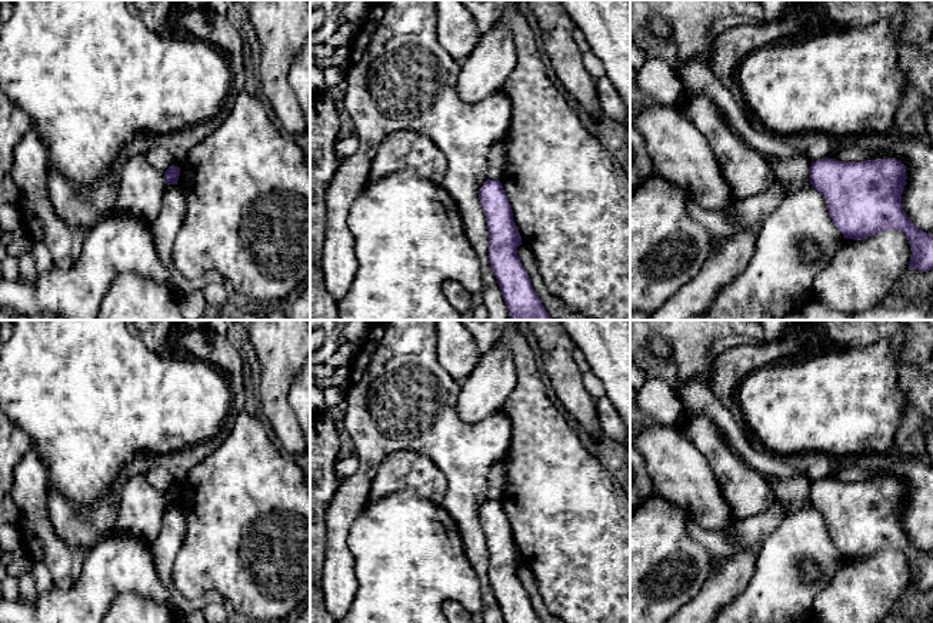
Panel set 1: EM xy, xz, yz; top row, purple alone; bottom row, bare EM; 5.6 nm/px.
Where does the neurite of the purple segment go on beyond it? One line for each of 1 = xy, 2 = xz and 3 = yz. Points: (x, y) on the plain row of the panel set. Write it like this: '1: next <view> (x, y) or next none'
1: next none
2: next none
3: next none

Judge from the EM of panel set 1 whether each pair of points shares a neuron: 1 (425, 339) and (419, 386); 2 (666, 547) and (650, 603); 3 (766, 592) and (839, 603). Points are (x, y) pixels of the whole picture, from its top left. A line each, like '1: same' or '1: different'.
1: same
2: same
3: different

